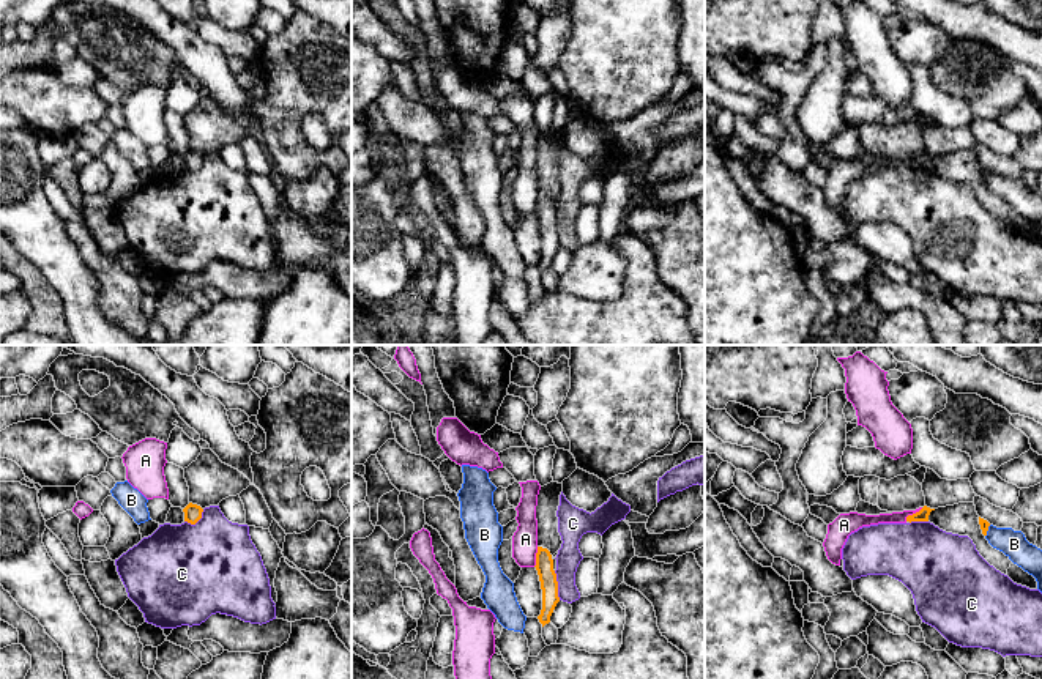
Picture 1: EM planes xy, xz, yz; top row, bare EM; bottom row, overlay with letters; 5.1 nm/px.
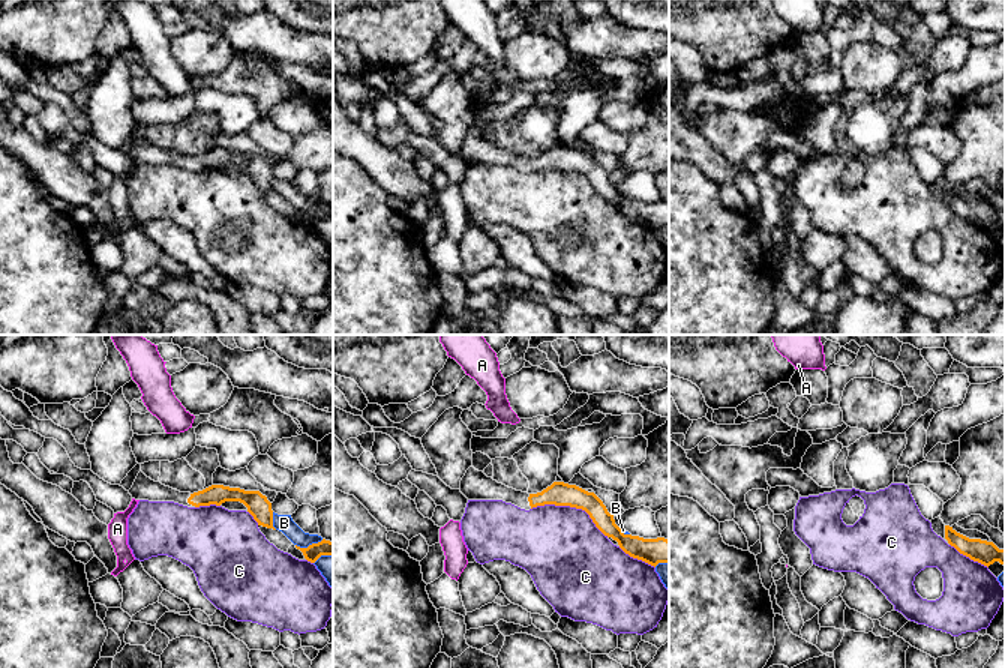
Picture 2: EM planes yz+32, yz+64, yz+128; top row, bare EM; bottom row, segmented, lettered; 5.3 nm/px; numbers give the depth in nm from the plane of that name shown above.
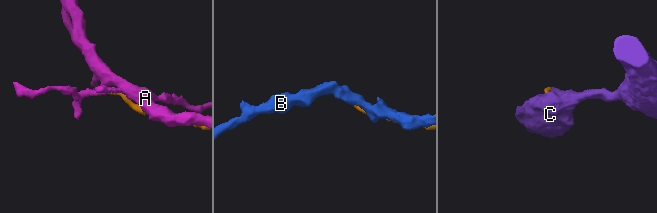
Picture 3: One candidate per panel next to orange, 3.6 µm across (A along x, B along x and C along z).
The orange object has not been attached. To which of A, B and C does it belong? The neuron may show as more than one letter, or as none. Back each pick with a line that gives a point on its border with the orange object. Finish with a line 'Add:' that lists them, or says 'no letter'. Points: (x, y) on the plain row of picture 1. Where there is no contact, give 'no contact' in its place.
Add: no letter

